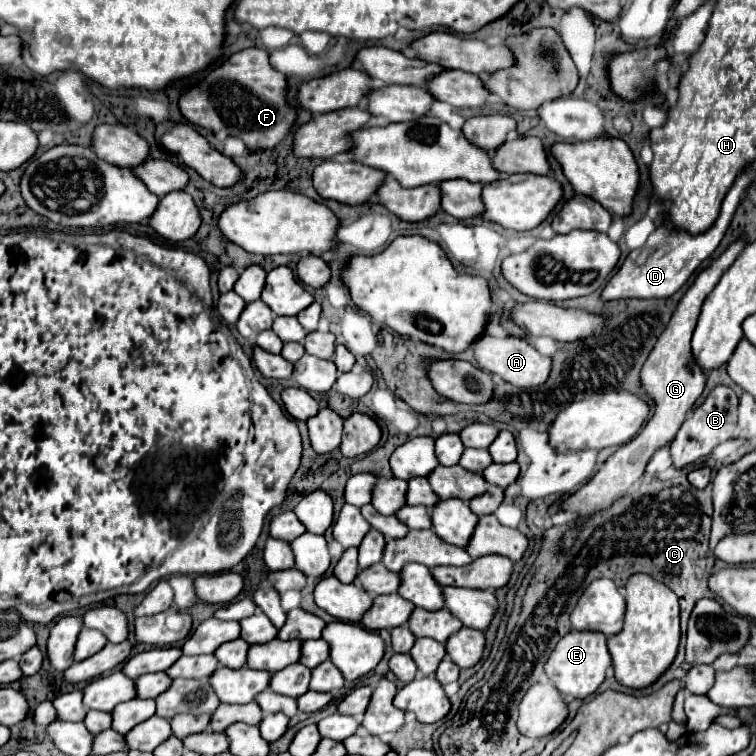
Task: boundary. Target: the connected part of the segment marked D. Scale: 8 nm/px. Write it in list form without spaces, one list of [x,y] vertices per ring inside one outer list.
[[[744,170],[738,176],[738,180],[732,184],[728,196],[724,198],[718,222],[704,234],[692,236],[686,232],[670,230],[666,226],[660,226],[658,230],[654,230],[642,248],[636,248],[626,256],[624,264],[618,268],[618,272],[604,286],[600,298],[604,302],[622,300],[622,298],[668,298],[674,292],[678,292],[688,282],[688,278],[694,274],[694,270],[718,248],[734,212],[736,212],[740,194],[746,190],[748,184],[750,184],[750,172]]]

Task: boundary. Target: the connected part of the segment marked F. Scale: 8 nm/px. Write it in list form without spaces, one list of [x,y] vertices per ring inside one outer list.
[[[246,48],[208,72],[208,80],[182,92],[178,106],[186,120],[212,132],[226,130],[238,136],[250,150],[274,148],[296,120],[296,110],[284,100],[286,76],[274,70],[264,48]]]

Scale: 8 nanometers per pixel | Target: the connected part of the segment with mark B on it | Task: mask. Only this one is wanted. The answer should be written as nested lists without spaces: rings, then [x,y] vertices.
[[[716,386],[708,394],[708,398],[698,408],[694,408],[692,416],[682,424],[680,432],[672,440],[670,456],[672,456],[674,468],[684,468],[684,466],[696,462],[698,458],[708,456],[720,442],[734,438],[736,418],[738,418],[738,396],[736,396],[736,392],[728,386]]]

